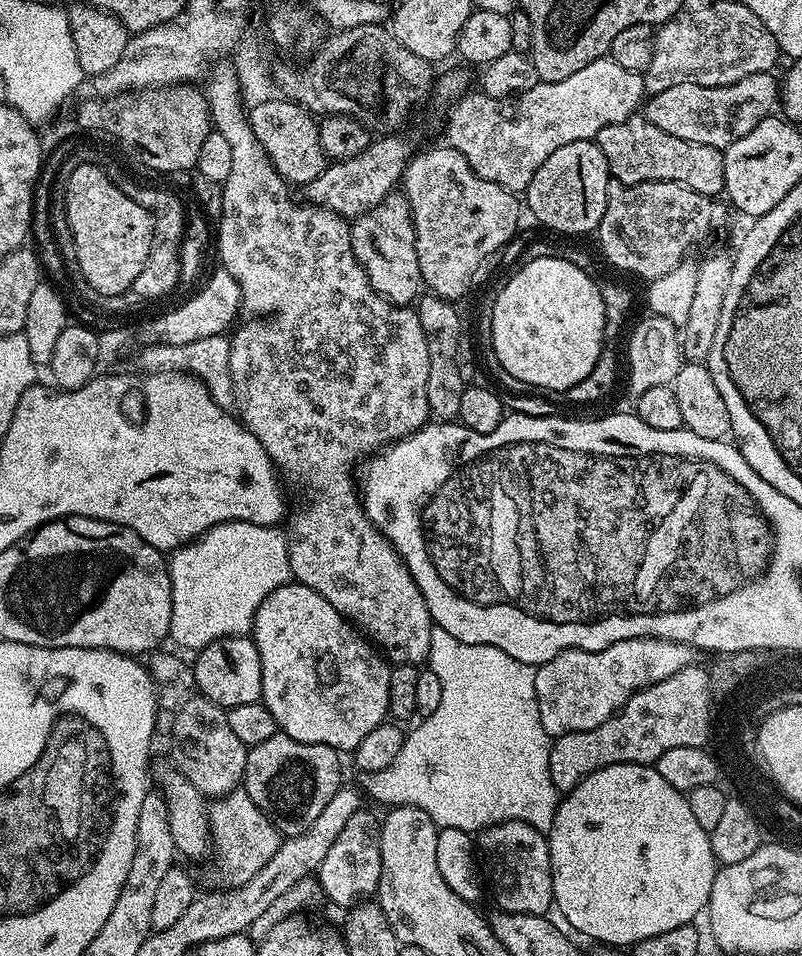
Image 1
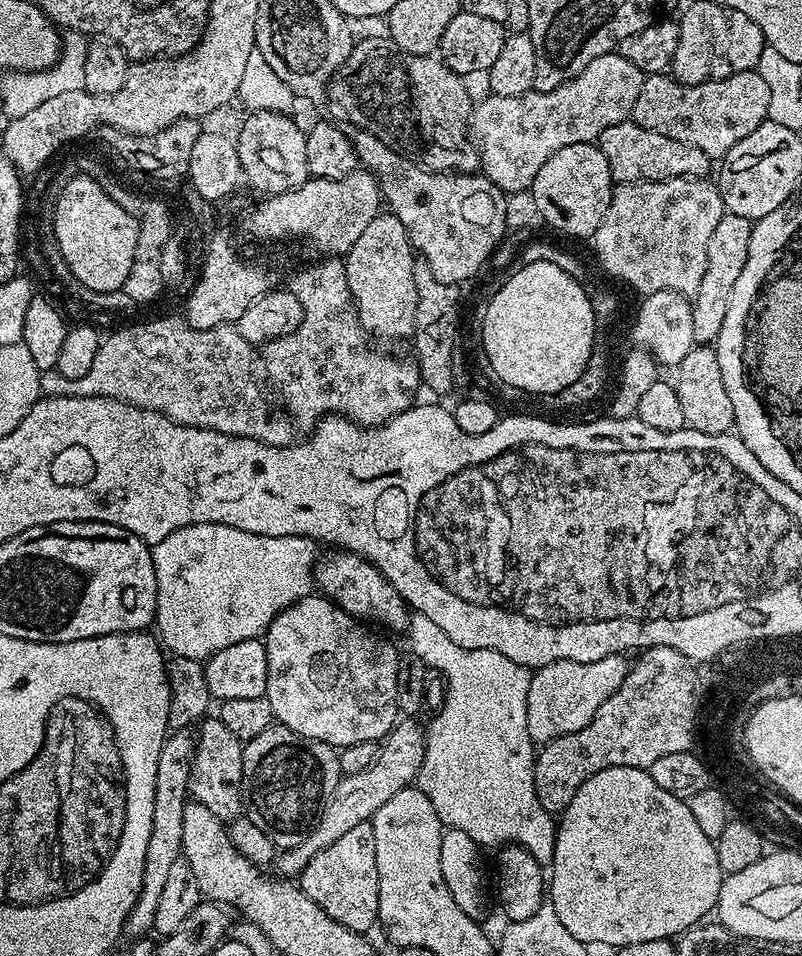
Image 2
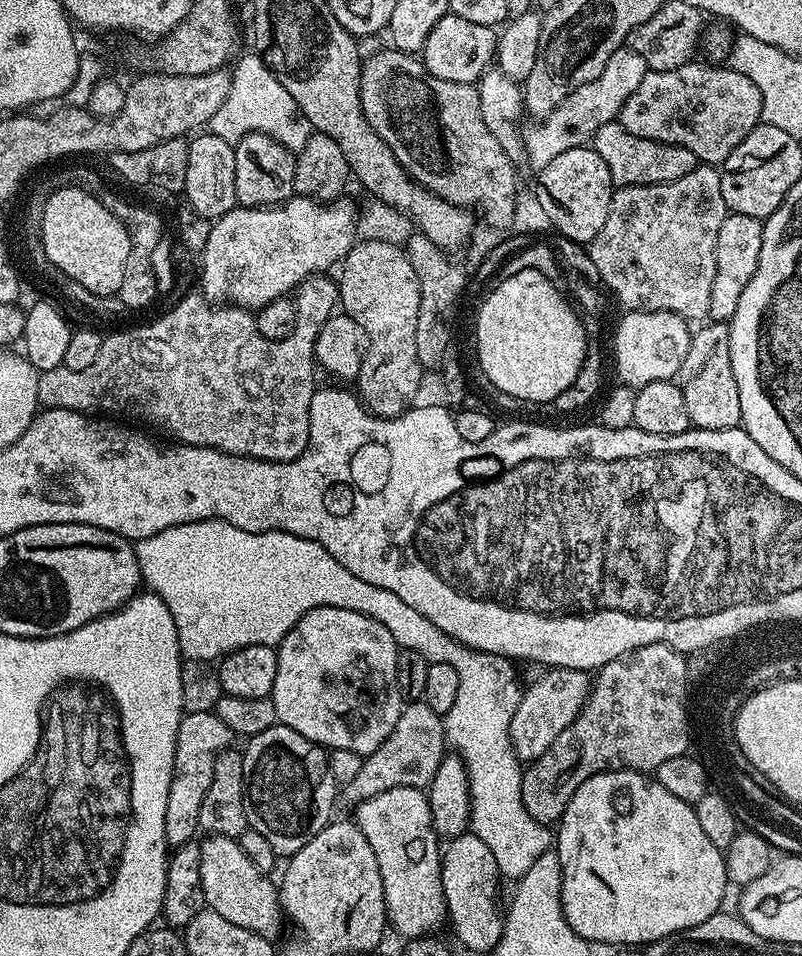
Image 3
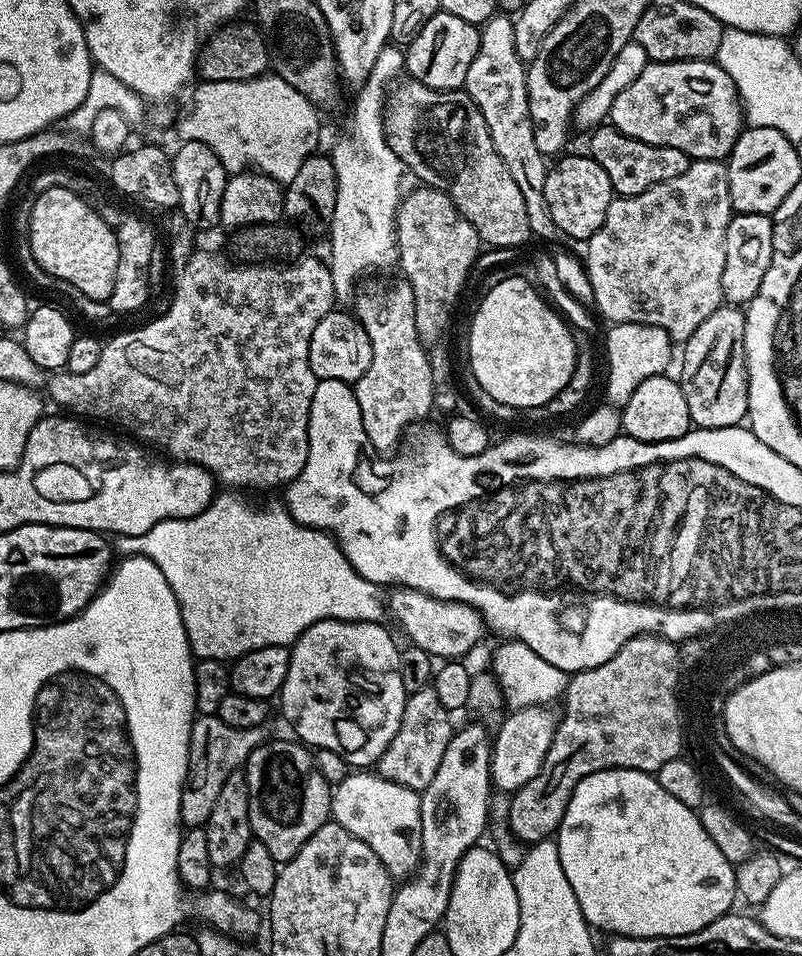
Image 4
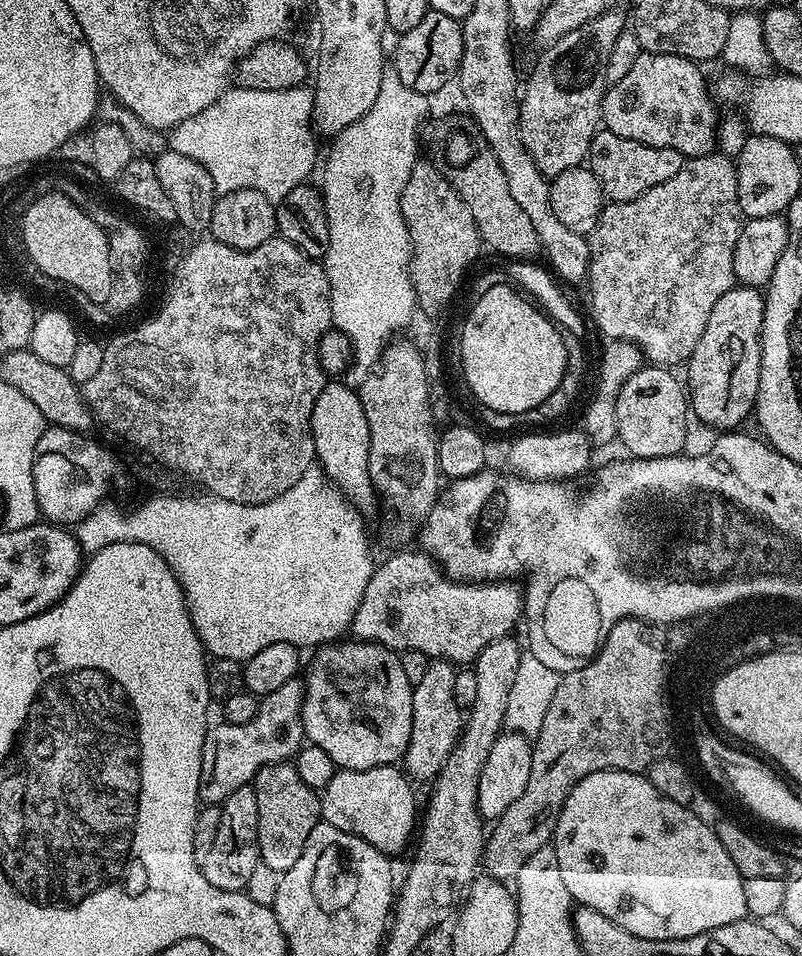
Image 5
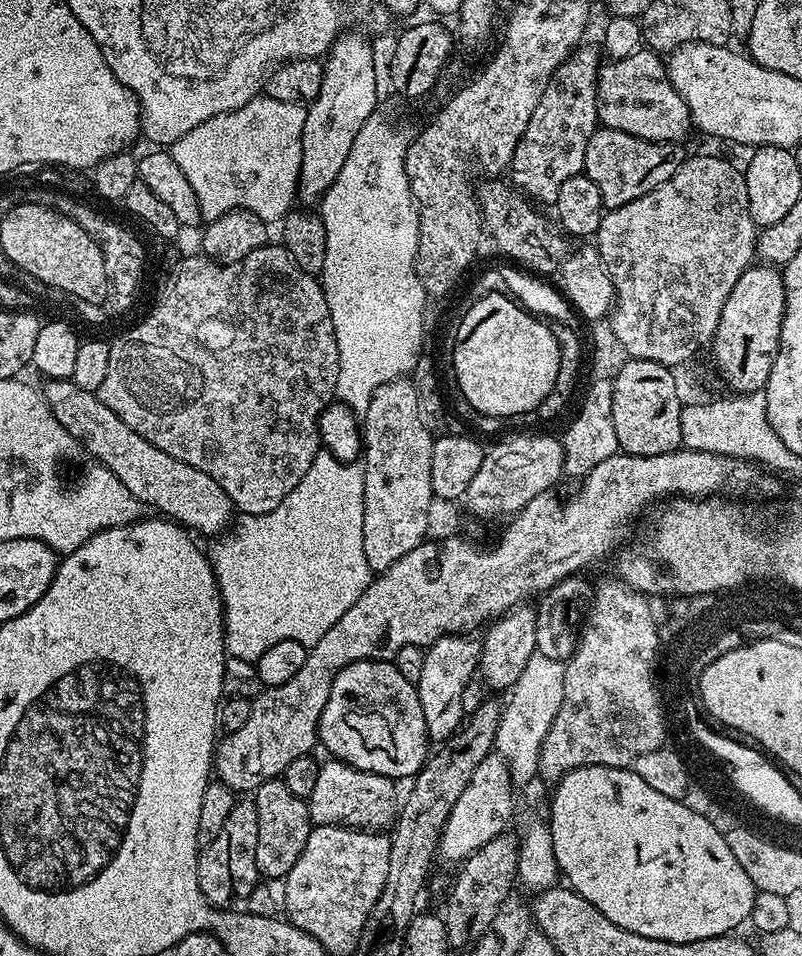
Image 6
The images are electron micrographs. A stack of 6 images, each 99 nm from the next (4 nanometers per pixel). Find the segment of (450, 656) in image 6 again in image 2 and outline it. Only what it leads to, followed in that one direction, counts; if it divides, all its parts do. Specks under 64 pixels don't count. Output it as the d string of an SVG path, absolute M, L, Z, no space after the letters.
M404 718L397 723L396 727L388 733L386 739L379 745L374 762L362 770L362 774L341 775L338 786L334 786L332 793L324 799L324 808L316 819L316 825L312 828L298 846L283 849L278 856L278 865L285 877L299 877L300 871L309 864L326 846L334 846L342 834L347 834L353 826L367 824L372 815L398 790L409 787L415 781L418 770L422 766L424 757L424 738L426 735L423 727L416 725L417 721L412 718Z

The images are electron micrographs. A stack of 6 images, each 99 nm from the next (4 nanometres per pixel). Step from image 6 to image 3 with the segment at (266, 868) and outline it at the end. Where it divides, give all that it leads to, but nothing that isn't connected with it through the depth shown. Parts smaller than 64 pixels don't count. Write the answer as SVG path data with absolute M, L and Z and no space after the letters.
M279 722L270 726L270 730L262 730L262 734L251 737L245 744L248 745L242 748L242 755L244 757L244 809L248 827L251 831L262 834L266 842L270 842L277 857L290 857L298 850L302 850L302 846L306 846L306 842L310 842L310 838L314 838L314 834L321 832L333 819L332 807L336 804L338 785L334 782L334 774L330 774L328 752L319 744L302 738L302 734L290 730L285 724Z

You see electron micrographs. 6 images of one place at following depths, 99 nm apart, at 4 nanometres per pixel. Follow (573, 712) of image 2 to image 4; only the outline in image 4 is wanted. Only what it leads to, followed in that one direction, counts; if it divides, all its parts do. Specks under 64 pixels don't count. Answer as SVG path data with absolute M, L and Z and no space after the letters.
M548 706L517 708L509 711L501 719L492 741L490 774L493 789L500 791L501 788L505 794L511 794L517 792L522 786L526 786L526 782L530 782L530 778L534 778L534 774L538 774L538 770L550 750L550 742L556 733L558 716L555 711L552 713L551 710L552 708Z

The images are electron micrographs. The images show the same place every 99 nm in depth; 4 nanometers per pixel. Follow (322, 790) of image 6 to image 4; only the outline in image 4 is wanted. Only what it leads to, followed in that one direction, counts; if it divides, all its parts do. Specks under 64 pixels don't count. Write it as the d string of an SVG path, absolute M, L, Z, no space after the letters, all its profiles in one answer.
M372 770L349 771L348 777L332 788L331 819L366 842L393 878L407 878L420 865L422 810L420 793L413 788L398 786L398 782L390 782Z

